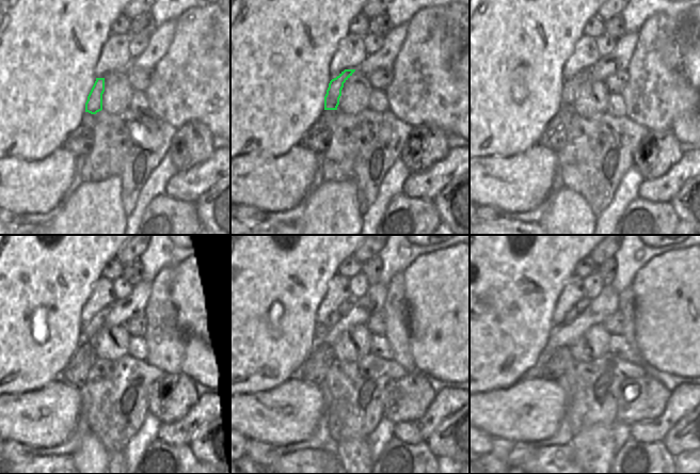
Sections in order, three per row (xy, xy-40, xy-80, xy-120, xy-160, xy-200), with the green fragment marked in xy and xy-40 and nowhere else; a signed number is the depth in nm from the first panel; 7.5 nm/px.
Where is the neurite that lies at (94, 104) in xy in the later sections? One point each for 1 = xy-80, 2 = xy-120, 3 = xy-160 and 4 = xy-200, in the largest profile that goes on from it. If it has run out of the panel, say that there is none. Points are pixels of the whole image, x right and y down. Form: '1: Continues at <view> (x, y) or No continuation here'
1: Continues at xy-80 (570, 89)
2: Continues at xy-120 (89, 330)
3: Continues at xy-160 (336, 315)
4: Continues at xy-200 (582, 304)

